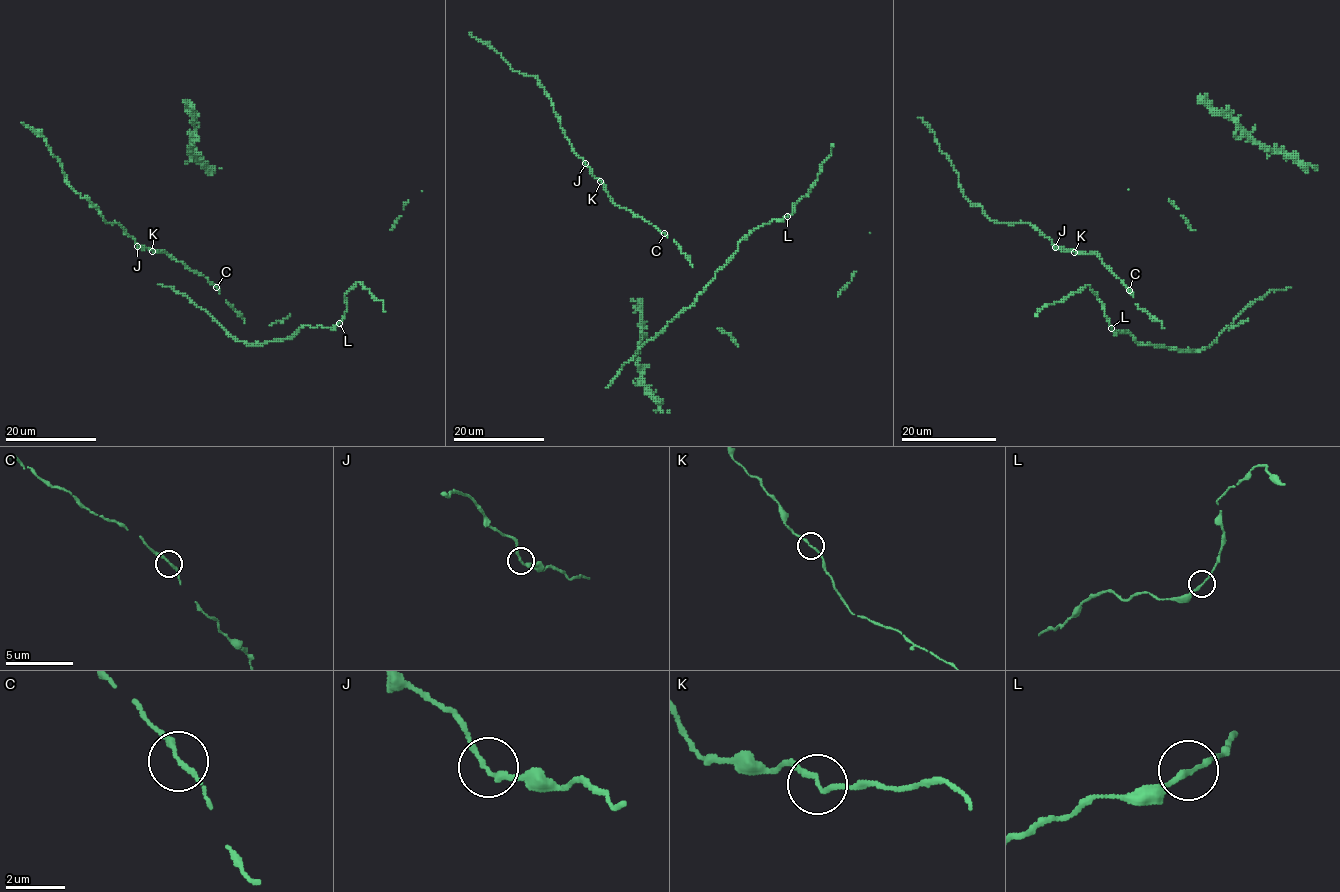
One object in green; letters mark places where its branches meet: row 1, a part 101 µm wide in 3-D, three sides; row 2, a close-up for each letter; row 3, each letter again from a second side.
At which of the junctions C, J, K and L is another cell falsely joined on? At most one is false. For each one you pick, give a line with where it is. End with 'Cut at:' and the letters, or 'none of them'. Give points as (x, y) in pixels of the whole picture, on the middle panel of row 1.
Cut at: none of them

